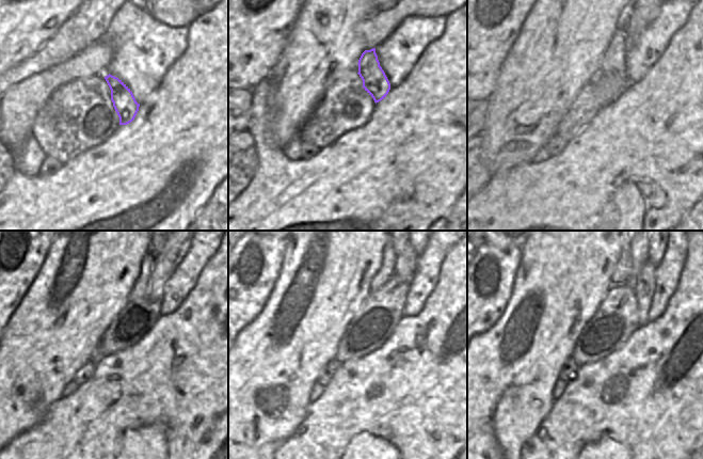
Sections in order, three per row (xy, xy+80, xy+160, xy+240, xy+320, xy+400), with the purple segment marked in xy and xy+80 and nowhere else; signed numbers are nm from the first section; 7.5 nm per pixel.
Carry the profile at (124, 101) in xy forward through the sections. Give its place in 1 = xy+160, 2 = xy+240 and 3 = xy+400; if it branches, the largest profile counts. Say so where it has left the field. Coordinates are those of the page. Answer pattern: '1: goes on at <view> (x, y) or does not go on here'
1: goes on at xy+160 (613, 60)
2: goes on at xy+240 (138, 290)
3: goes on at xy+400 (621, 273)

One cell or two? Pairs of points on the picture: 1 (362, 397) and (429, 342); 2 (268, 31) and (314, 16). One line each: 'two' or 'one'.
1: one
2: two

